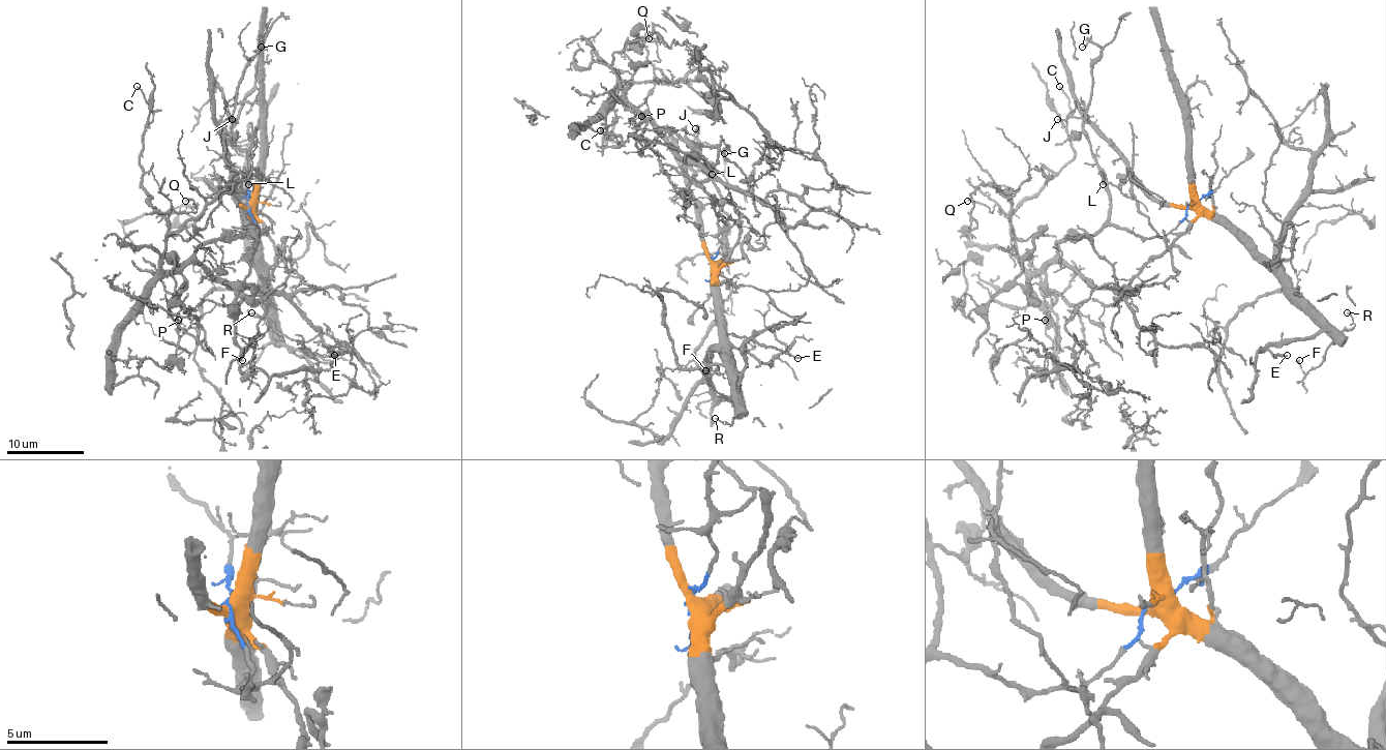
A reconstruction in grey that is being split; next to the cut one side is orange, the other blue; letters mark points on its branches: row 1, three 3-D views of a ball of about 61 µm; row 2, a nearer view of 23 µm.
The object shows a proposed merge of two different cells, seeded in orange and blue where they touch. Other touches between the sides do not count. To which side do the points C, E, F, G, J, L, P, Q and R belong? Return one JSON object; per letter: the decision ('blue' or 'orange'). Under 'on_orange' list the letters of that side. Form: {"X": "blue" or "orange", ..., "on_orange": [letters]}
{"C": "blue", "E": "orange", "F": "orange", "G": "blue", "J": "blue", "L": "blue", "P": "blue", "Q": "blue", "R": "orange", "on_orange": ["E", "F", "R"]}

